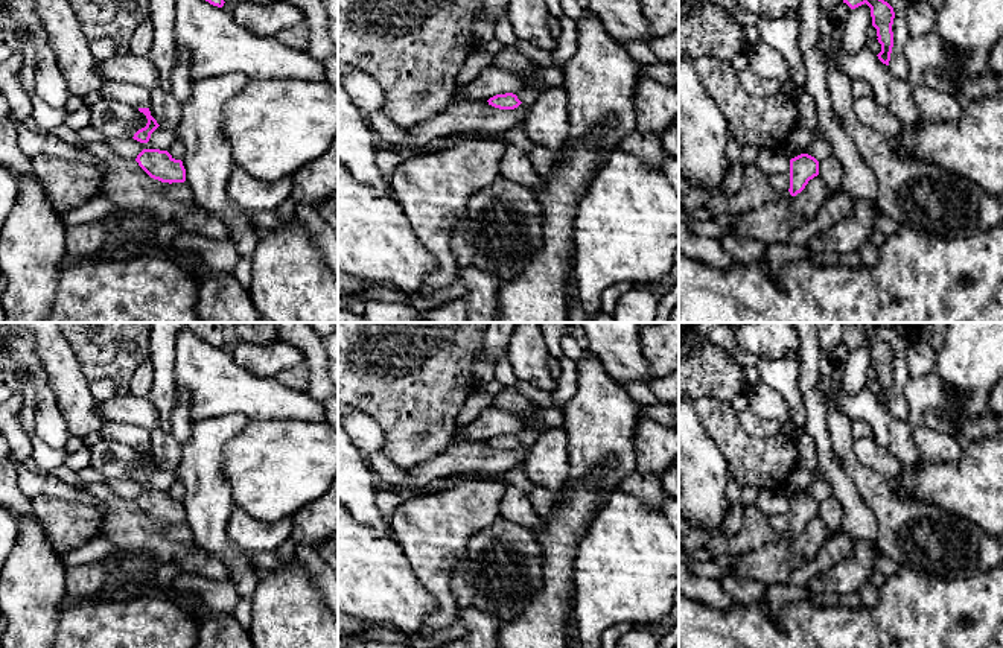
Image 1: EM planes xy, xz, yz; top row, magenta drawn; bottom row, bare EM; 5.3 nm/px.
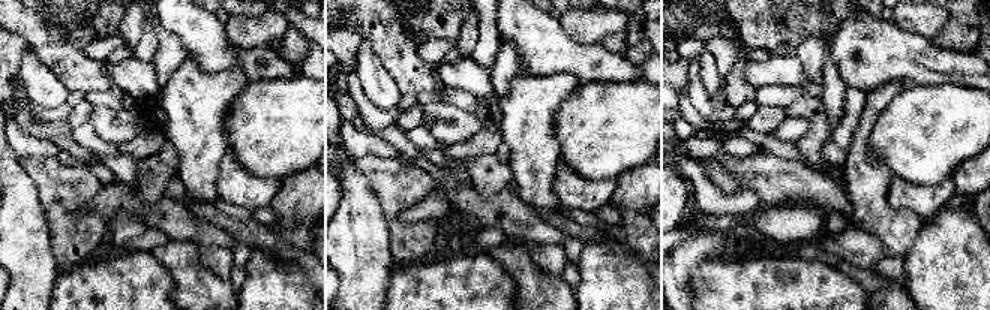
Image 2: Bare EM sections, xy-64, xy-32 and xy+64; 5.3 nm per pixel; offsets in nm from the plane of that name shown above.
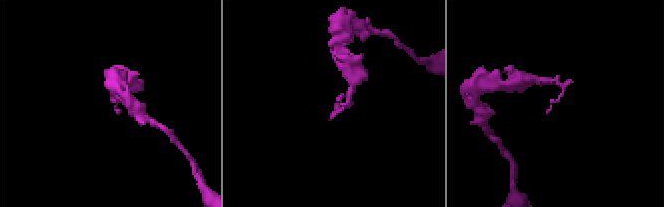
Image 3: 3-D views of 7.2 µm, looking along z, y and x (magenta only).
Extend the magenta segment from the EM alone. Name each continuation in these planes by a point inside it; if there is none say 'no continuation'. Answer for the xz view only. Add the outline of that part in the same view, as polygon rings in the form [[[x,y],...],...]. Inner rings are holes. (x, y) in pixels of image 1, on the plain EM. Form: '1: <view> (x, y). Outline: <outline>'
no continuation

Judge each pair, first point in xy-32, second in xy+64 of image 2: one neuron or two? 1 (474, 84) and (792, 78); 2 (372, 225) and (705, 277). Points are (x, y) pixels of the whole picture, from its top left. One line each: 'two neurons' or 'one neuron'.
1: one neuron
2: two neurons

